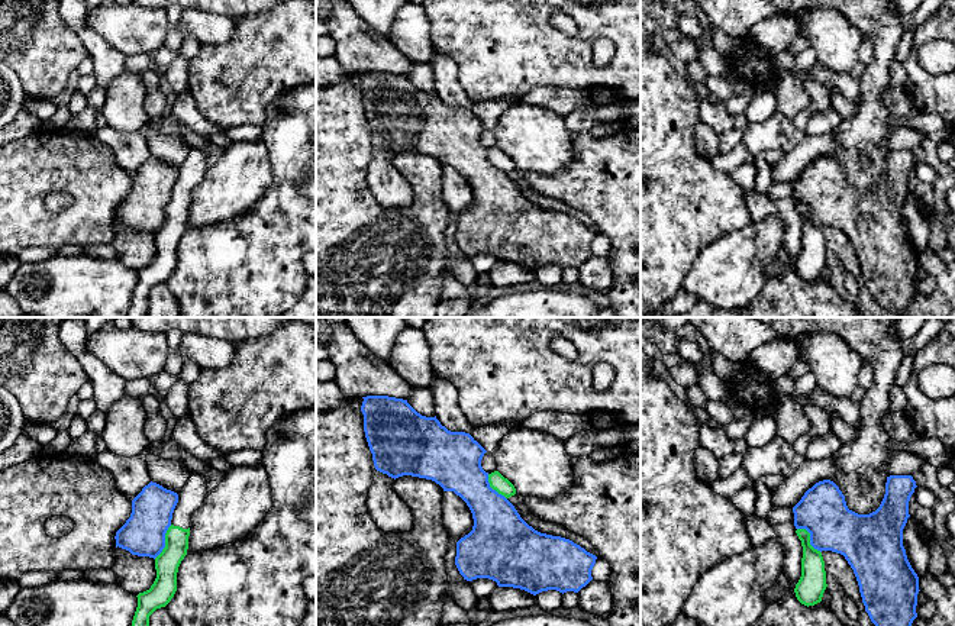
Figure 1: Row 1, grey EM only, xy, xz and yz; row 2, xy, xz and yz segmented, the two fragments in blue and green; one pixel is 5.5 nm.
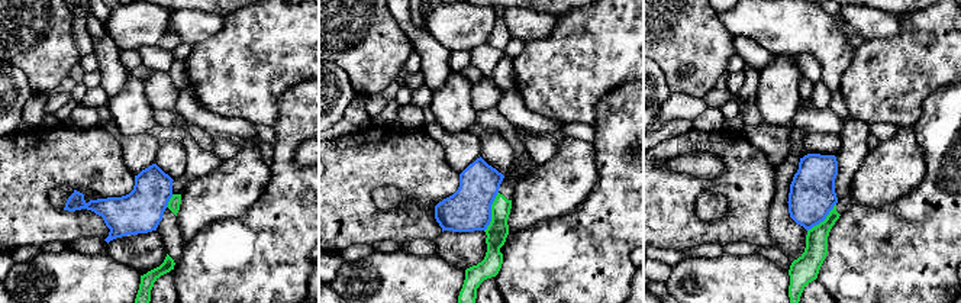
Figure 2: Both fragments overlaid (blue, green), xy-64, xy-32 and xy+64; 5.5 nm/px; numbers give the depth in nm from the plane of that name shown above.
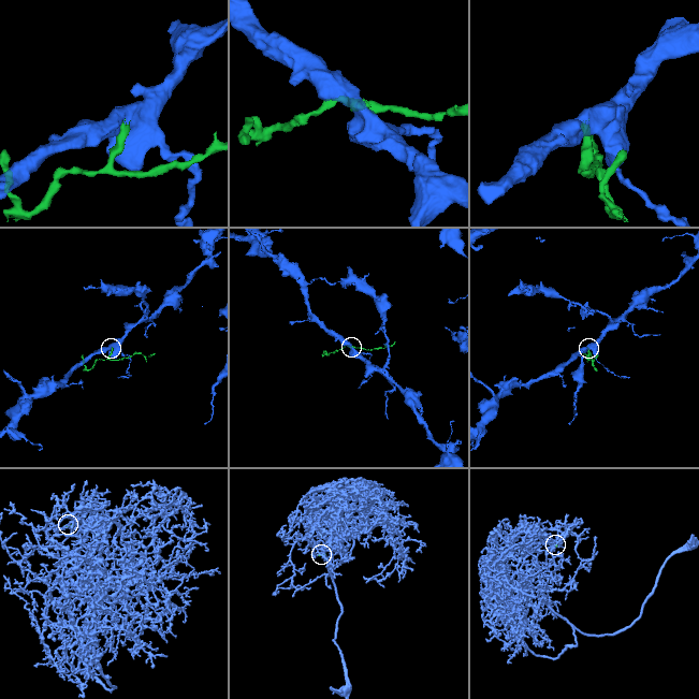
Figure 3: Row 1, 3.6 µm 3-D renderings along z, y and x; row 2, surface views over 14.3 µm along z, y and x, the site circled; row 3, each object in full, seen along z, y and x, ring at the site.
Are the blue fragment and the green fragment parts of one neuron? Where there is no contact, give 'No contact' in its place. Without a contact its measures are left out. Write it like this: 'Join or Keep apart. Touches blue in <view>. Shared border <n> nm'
Keep apart. Touches blue in xy. Shared border 220 nm

